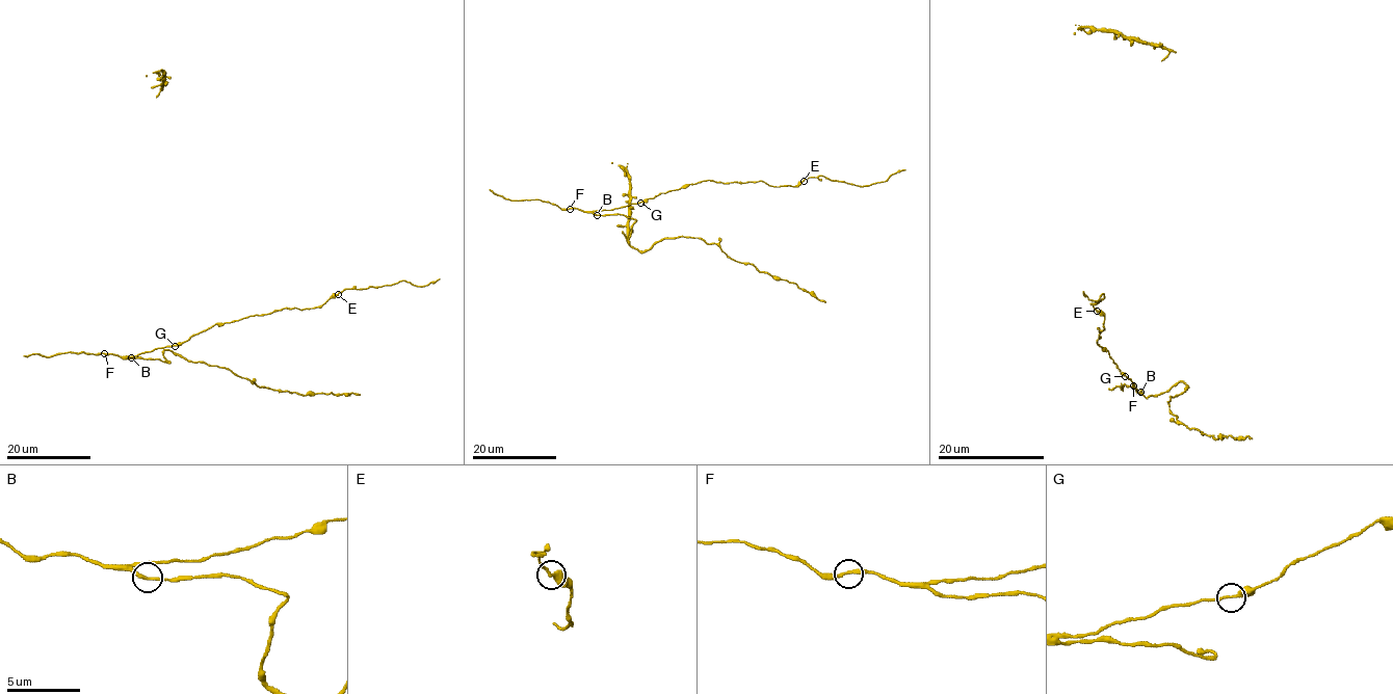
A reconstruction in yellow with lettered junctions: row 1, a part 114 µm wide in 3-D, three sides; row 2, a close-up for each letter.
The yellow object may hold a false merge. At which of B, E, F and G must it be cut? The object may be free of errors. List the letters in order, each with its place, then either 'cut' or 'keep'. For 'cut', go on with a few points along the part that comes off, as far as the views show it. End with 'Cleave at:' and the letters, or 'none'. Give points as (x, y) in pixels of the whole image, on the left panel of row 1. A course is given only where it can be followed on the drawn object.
B: (131, 357) | keep
E: (338, 294) | keep
F: (104, 353) | keep
G: (175, 346) | keep
Cleave at: none

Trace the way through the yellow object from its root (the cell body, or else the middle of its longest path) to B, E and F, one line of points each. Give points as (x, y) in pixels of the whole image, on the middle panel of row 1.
B: (645, 202), (596, 211), (597, 215)
E: (645, 202), (708, 180), (720, 183), (763, 181), (777, 187), (796, 186), (804, 181)
F: (645, 202), (611, 210), (583, 212), (570, 209)

